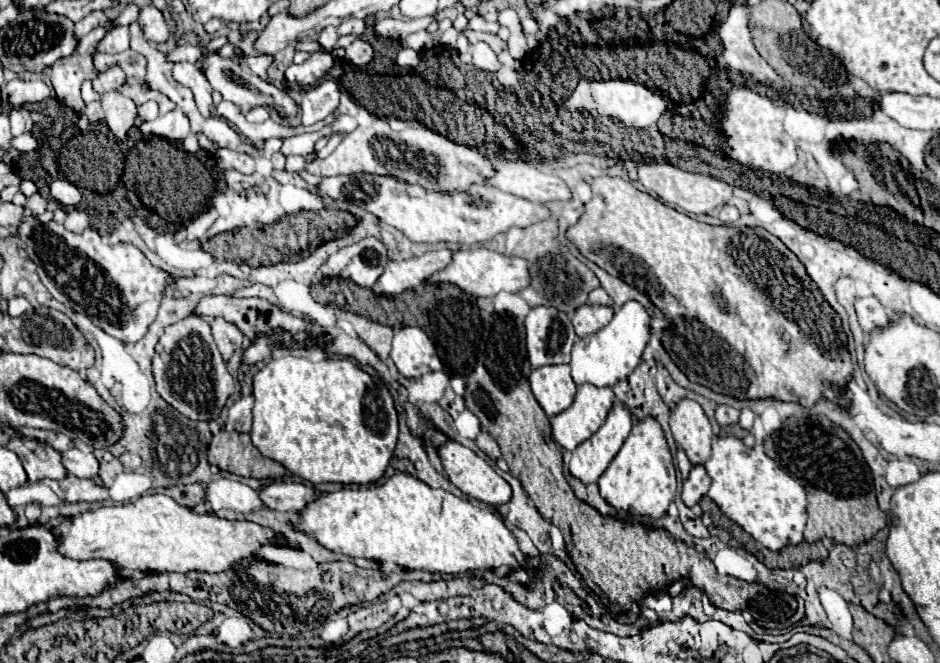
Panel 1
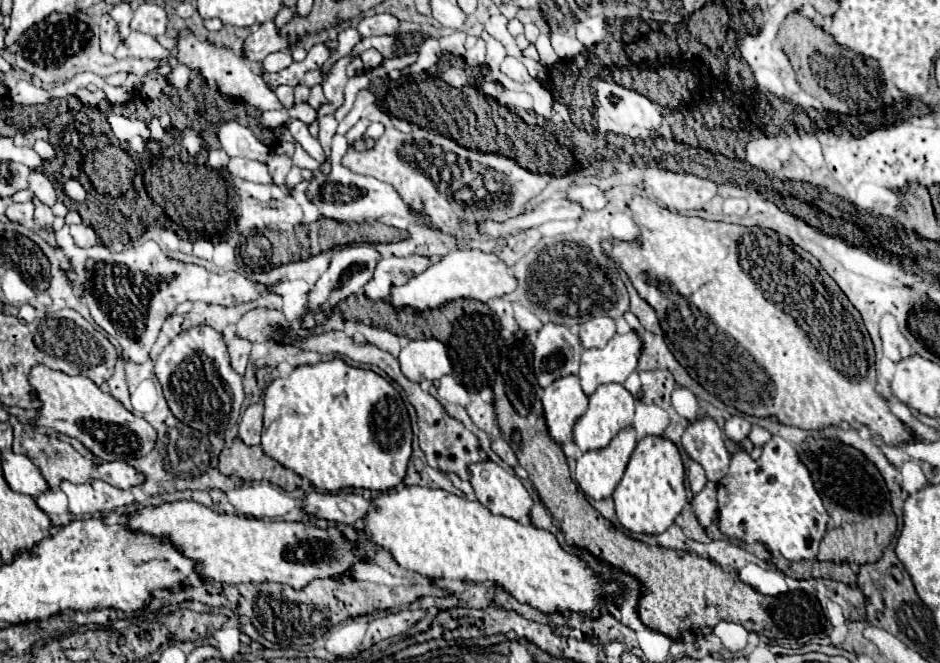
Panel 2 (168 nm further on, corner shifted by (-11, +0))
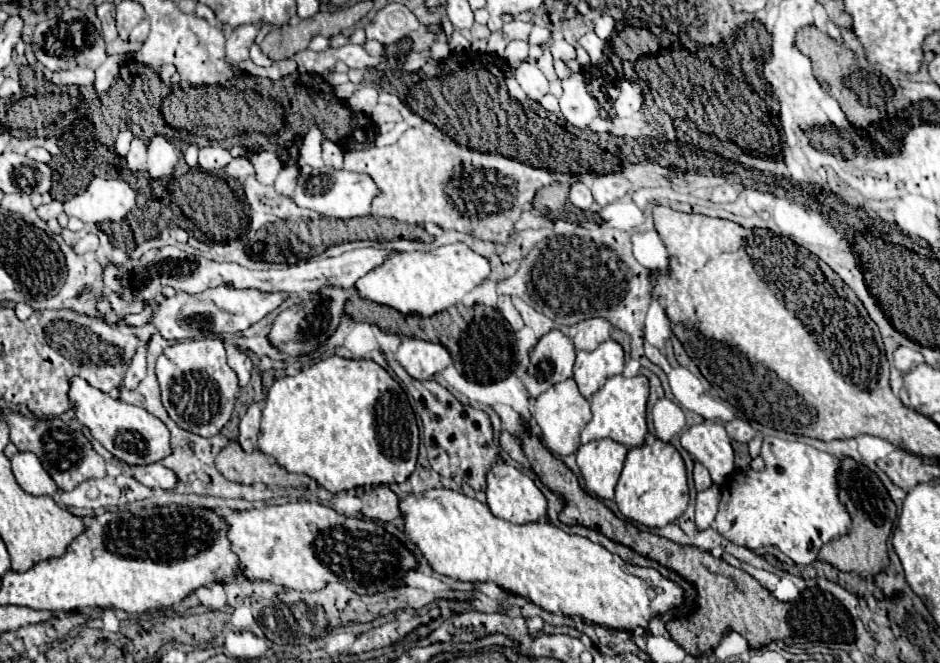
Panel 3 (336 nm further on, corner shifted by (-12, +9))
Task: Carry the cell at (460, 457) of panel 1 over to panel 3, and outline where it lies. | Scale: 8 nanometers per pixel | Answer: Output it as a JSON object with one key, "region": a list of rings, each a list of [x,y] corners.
{"region":[[[498,463],[490,473],[488,473],[488,507],[490,511],[500,517],[506,519],[514,525],[526,525],[526,523],[546,523],[548,521],[548,513],[546,513],[546,497],[542,495],[542,491],[536,487],[536,483],[524,475],[522,471],[518,471],[512,465],[506,463]]]}

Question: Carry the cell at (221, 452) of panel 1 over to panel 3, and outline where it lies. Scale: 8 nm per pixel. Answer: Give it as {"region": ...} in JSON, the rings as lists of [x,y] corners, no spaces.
{"region":[[[230,441],[216,459],[218,471],[234,483],[254,485],[264,483],[268,487],[306,487],[310,479],[302,479],[302,475],[288,473],[286,469],[278,467],[278,463],[264,455],[262,451],[246,453],[236,441]]]}

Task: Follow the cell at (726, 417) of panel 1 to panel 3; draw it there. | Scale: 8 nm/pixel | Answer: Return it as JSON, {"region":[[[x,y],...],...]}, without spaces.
{"region":[[[744,419],[728,421],[728,423],[724,423],[724,427],[726,427],[728,437],[734,439],[734,441],[740,441],[740,443],[750,443],[750,441],[754,439],[754,435],[756,435],[756,431],[754,431],[754,429],[750,427],[750,423],[744,421]]]}

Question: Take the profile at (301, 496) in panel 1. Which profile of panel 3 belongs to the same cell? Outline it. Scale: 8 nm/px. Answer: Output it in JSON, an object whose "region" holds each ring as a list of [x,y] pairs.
{"region":[[[386,485],[366,491],[362,495],[362,501],[364,501],[362,513],[368,519],[374,519],[374,521],[398,521],[398,519],[402,519],[402,513],[398,509],[400,499]]]}

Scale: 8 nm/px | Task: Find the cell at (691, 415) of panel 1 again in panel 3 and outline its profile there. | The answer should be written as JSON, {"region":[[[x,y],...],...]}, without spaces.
{"region":[[[704,421],[692,425],[680,437],[682,447],[702,463],[716,485],[722,485],[734,471],[734,449],[726,435],[724,425],[714,421]]]}

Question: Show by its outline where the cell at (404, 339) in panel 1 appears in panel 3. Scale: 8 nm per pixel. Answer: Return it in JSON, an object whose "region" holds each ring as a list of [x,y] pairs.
{"region":[[[402,337],[402,343],[394,355],[394,359],[414,377],[420,381],[432,379],[432,375],[440,373],[452,363],[450,353],[438,345],[438,343],[428,343],[422,339],[412,339],[412,337]]]}

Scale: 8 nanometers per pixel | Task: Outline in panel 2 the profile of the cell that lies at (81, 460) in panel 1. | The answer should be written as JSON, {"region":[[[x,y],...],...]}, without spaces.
{"region":[[[113,460],[113,462],[99,462],[95,466],[95,472],[97,476],[111,484],[111,486],[117,486],[117,488],[131,488],[139,482],[143,482],[143,476],[141,472],[137,472],[135,468],[131,468],[127,462],[121,462],[121,460]]]}

